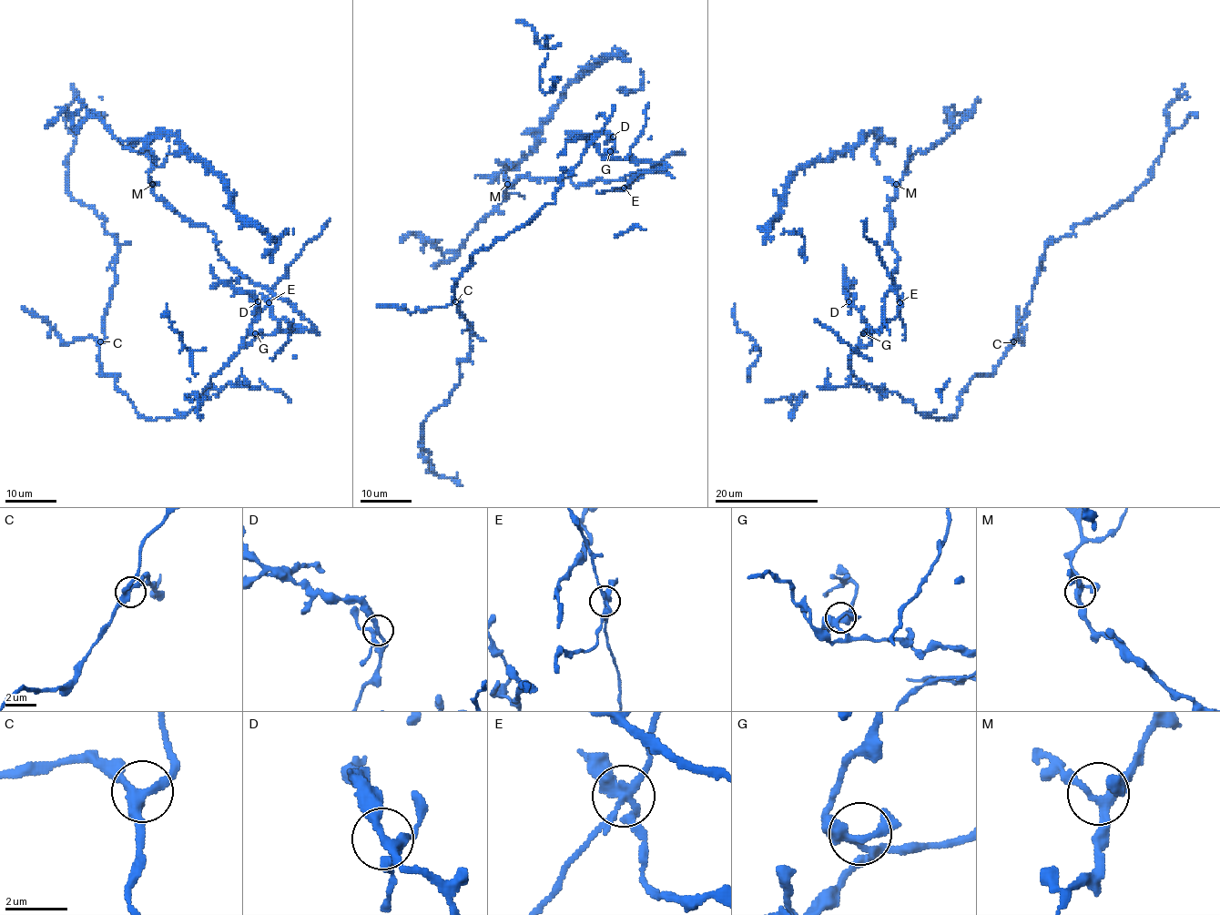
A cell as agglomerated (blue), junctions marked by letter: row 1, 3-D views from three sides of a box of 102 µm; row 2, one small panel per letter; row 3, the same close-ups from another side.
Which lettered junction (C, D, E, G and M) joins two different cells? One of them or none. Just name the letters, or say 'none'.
E

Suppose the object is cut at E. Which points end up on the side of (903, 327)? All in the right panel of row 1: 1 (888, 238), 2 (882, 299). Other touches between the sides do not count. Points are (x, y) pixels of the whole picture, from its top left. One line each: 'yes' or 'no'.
1: no
2: no

